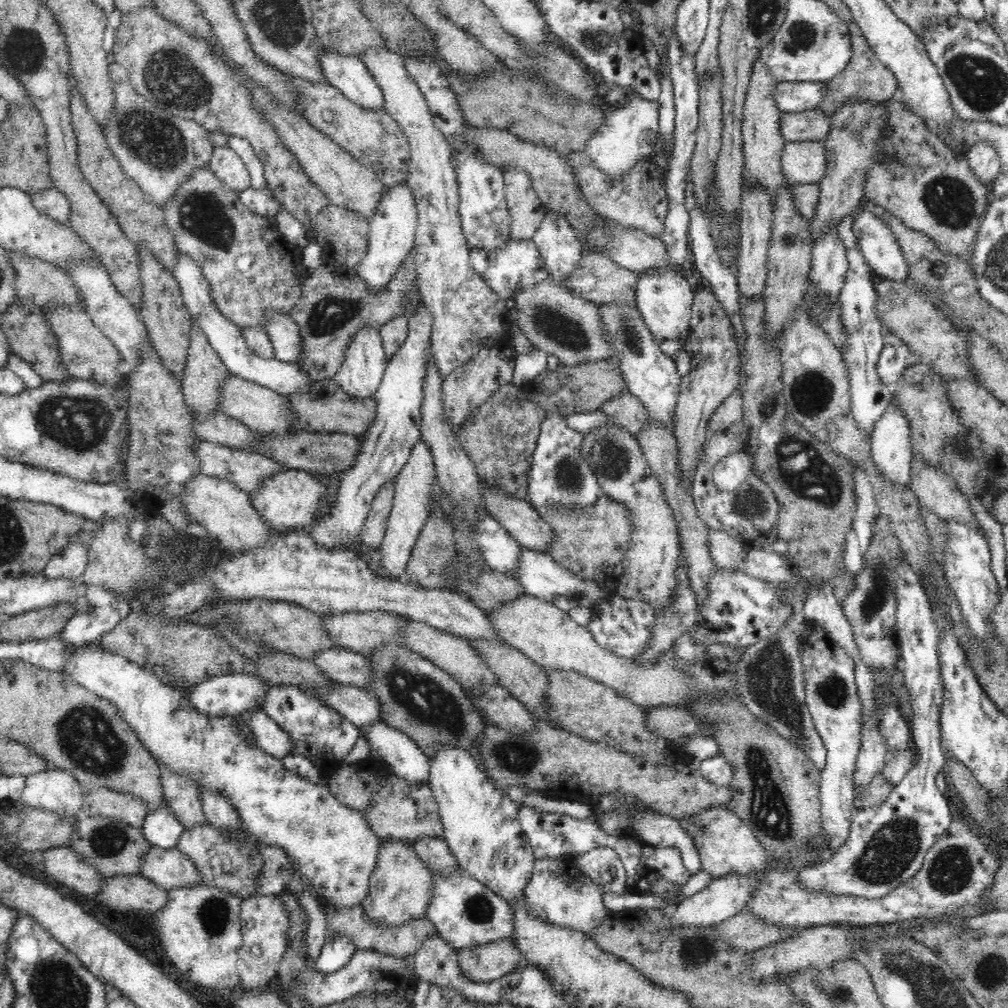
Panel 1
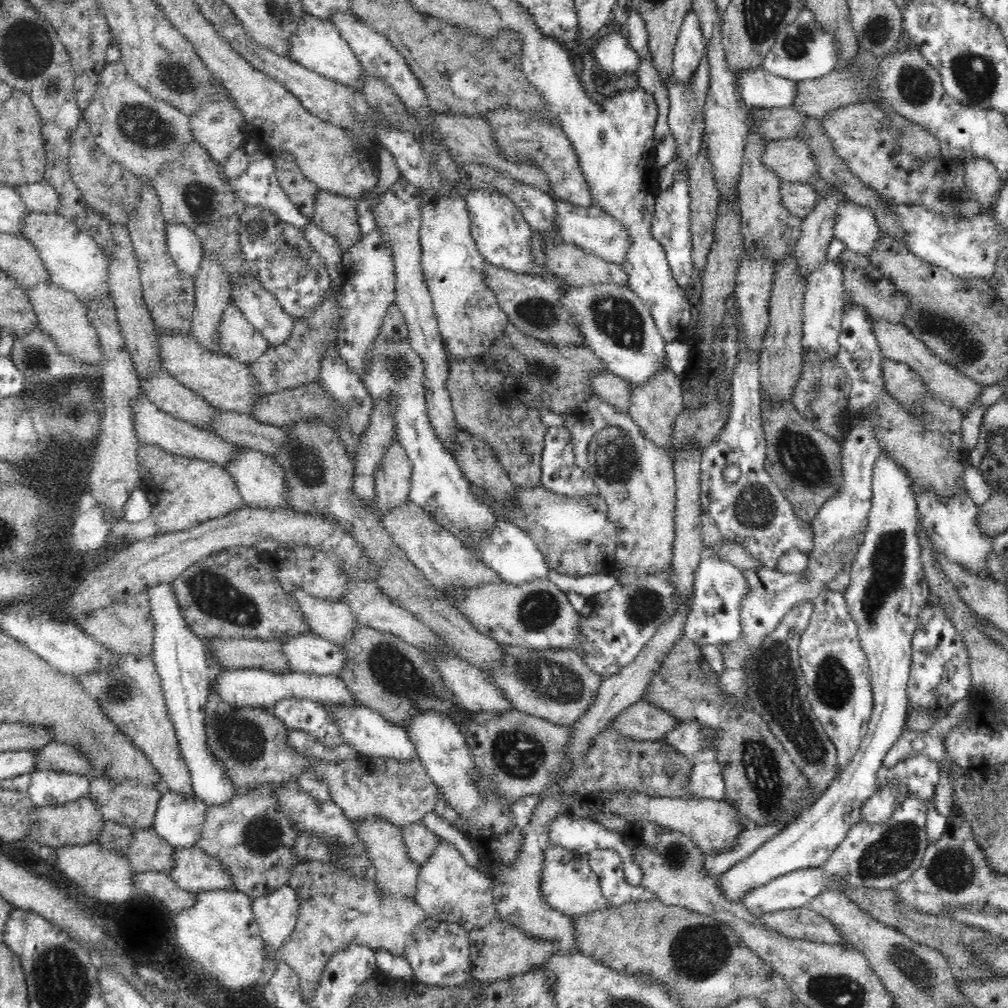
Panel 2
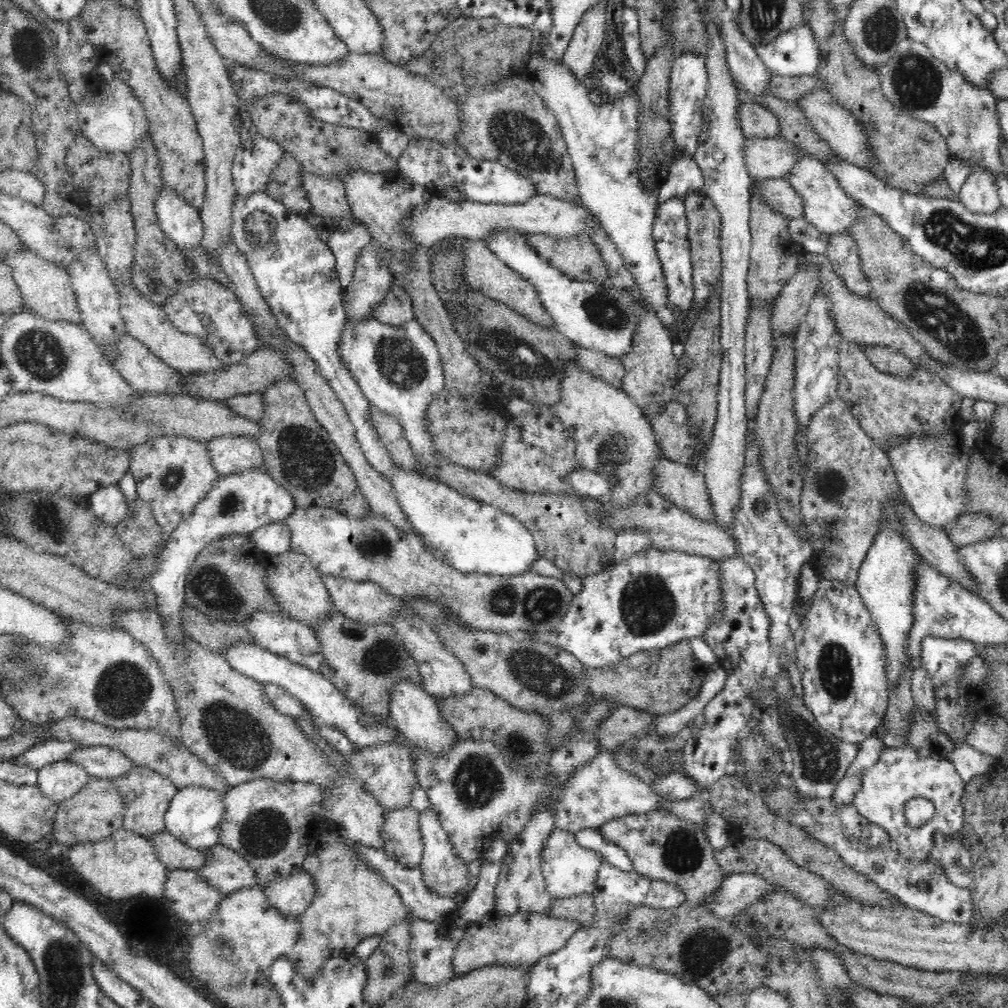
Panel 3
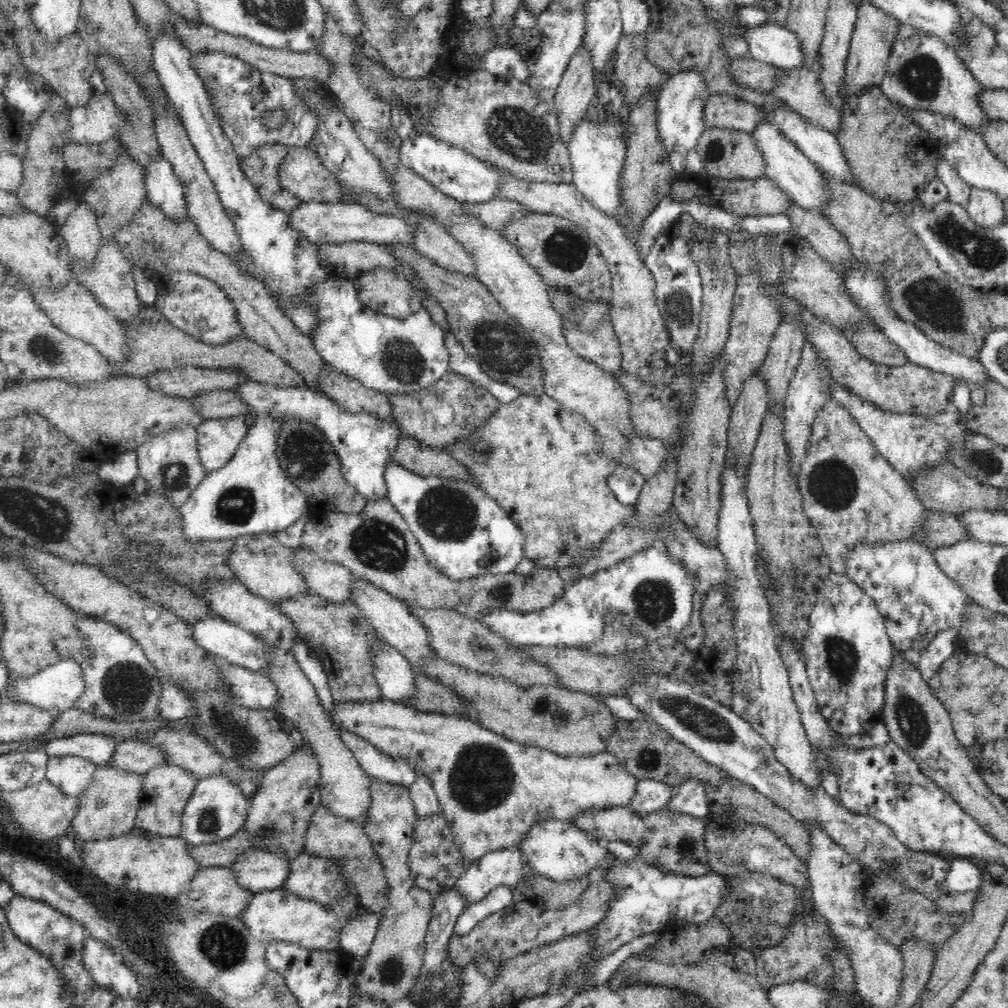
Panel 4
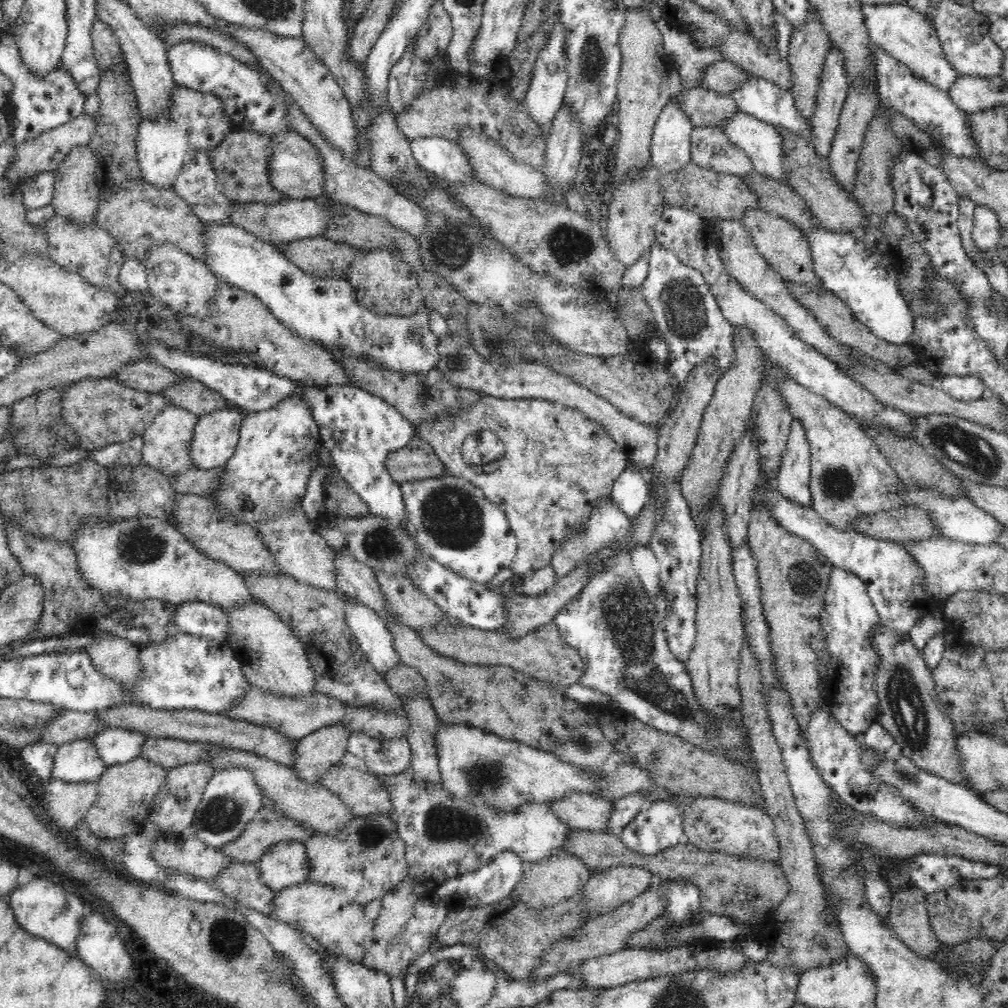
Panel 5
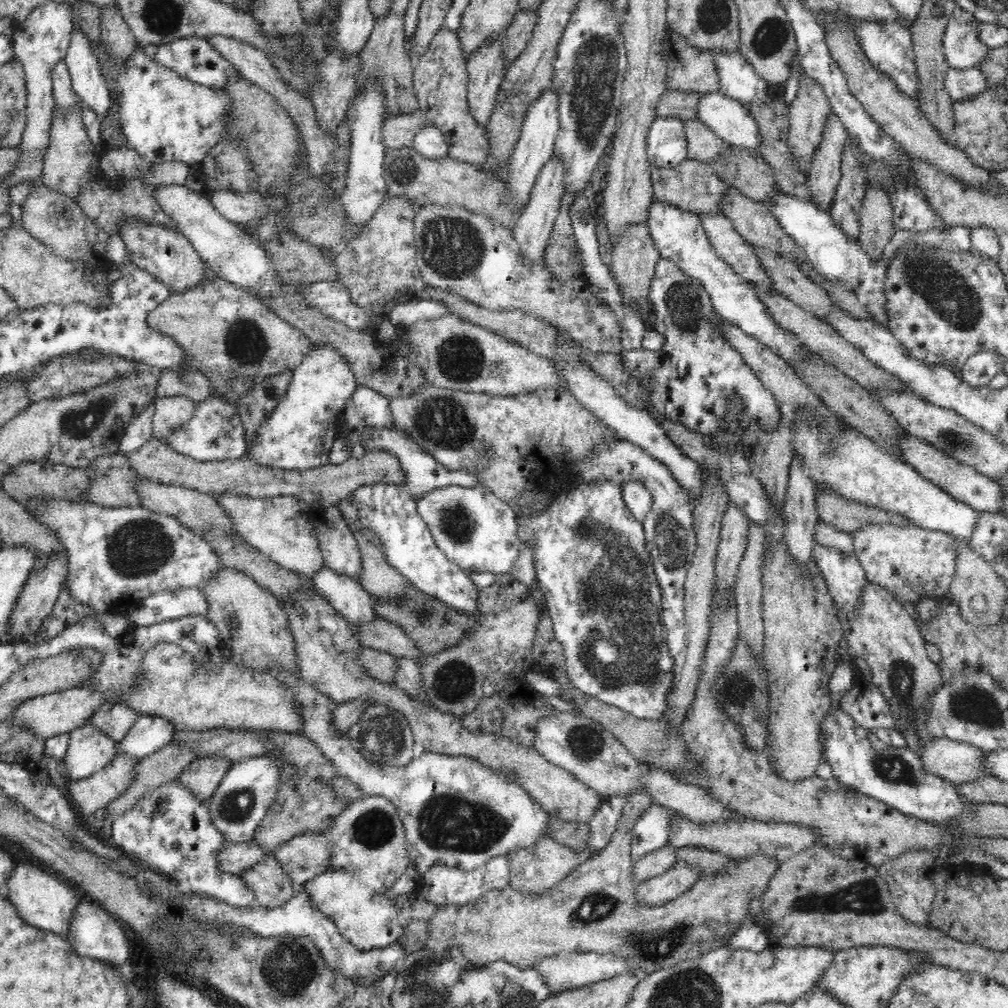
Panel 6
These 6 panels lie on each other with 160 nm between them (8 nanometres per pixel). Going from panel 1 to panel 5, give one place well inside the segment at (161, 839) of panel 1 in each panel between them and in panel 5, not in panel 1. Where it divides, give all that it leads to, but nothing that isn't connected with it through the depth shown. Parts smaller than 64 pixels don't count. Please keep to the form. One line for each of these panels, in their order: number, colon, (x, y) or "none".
2: (178, 820)
3: (194, 817)
4: (217, 810)
5: (232, 799)

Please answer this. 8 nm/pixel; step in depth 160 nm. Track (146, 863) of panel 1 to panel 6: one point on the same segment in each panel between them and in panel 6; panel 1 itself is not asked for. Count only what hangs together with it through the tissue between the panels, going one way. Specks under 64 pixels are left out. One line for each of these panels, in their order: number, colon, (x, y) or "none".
2: (194, 870)
3: (225, 870)
4: (257, 870)
5: (284, 864)
6: (305, 856)

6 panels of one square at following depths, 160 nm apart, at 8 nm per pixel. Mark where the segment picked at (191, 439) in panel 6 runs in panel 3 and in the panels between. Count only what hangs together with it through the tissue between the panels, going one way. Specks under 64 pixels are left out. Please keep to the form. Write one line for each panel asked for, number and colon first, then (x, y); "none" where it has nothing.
3: (229, 454)
4: (218, 439)
5: (216, 436)

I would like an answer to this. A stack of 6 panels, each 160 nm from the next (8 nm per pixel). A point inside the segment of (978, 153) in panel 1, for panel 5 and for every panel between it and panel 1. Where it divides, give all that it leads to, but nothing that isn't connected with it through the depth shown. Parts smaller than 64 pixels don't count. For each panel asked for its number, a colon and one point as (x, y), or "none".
2: (982, 178)
3: (979, 193)
4: (985, 207)
5: (985, 234)

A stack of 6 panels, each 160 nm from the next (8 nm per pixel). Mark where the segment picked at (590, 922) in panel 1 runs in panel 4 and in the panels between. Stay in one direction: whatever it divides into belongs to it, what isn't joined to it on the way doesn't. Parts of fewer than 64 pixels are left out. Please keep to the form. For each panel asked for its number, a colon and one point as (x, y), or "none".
2: (569, 885)
3: (569, 870)
4: (561, 851)

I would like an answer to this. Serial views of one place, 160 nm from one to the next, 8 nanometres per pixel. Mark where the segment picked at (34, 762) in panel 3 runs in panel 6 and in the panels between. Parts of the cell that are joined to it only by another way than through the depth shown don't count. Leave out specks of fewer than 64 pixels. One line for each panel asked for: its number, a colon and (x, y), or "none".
4: (98, 748)
5: (114, 745)
6: (149, 733)

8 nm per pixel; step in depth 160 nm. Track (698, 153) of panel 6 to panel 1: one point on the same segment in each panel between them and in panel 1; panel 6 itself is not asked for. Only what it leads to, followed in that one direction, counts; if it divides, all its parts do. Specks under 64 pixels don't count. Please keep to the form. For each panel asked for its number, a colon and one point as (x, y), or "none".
1: (803, 162)
2: (792, 160)
3: (766, 158)
4: (726, 153)
5: (711, 148)

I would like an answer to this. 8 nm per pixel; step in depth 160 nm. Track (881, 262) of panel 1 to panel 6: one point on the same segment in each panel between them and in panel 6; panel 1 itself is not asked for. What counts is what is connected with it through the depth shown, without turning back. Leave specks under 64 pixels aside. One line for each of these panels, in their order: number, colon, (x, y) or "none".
2: (856, 226)
3: (827, 206)
4: (786, 164)
5: (761, 142)
6: (729, 119)

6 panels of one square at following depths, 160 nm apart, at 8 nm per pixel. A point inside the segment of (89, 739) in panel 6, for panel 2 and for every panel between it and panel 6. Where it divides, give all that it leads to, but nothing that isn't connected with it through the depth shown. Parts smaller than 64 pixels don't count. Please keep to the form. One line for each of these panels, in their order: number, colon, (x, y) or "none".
2: (48, 788)
3: (60, 781)
4: (71, 774)
5: (76, 762)

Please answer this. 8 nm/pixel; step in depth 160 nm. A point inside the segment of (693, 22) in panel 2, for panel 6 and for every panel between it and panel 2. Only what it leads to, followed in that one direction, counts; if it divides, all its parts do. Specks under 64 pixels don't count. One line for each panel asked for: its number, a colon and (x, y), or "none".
3: (688, 85)
4: (680, 106)
5: (670, 149)
6: (666, 140)

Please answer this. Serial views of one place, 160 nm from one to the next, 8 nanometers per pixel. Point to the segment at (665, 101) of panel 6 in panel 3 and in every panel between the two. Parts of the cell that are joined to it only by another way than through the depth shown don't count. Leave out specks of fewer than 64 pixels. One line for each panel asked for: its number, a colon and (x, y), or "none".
3: (756, 120)
4: (722, 111)
5: (704, 107)

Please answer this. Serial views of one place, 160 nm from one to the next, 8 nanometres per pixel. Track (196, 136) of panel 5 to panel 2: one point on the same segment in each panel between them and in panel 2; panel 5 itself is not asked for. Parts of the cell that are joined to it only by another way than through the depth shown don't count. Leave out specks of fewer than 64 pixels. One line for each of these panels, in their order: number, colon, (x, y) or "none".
2: (185, 248)
3: (181, 222)
4: (164, 190)

